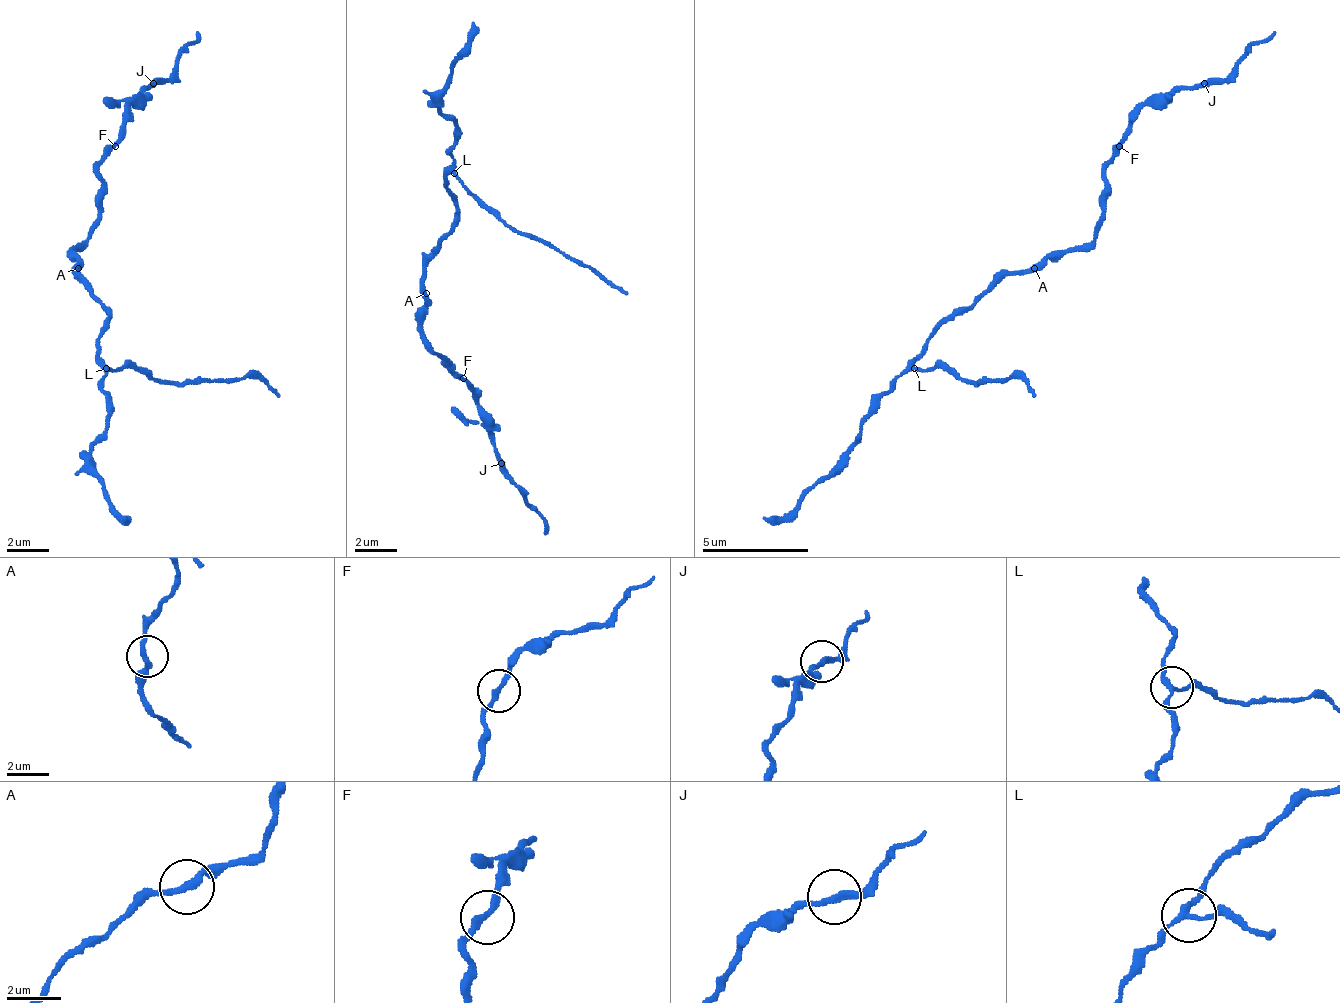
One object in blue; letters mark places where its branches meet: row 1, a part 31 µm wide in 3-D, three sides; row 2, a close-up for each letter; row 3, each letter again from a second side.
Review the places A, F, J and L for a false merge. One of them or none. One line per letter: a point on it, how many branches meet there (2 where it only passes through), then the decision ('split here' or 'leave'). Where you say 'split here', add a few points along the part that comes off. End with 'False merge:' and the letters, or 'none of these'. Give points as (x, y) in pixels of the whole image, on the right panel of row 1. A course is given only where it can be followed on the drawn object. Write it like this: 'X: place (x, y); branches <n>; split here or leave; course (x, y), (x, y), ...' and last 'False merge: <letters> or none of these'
A: place (1034, 268); branches 2; leave
F: place (1119, 146); branches 2; leave
J: place (1204, 83); branches 2; leave
L: place (914, 368); branches 3; split here; course (912, 369), (971, 380), (1019, 380), (1034, 396)
False merge: L

